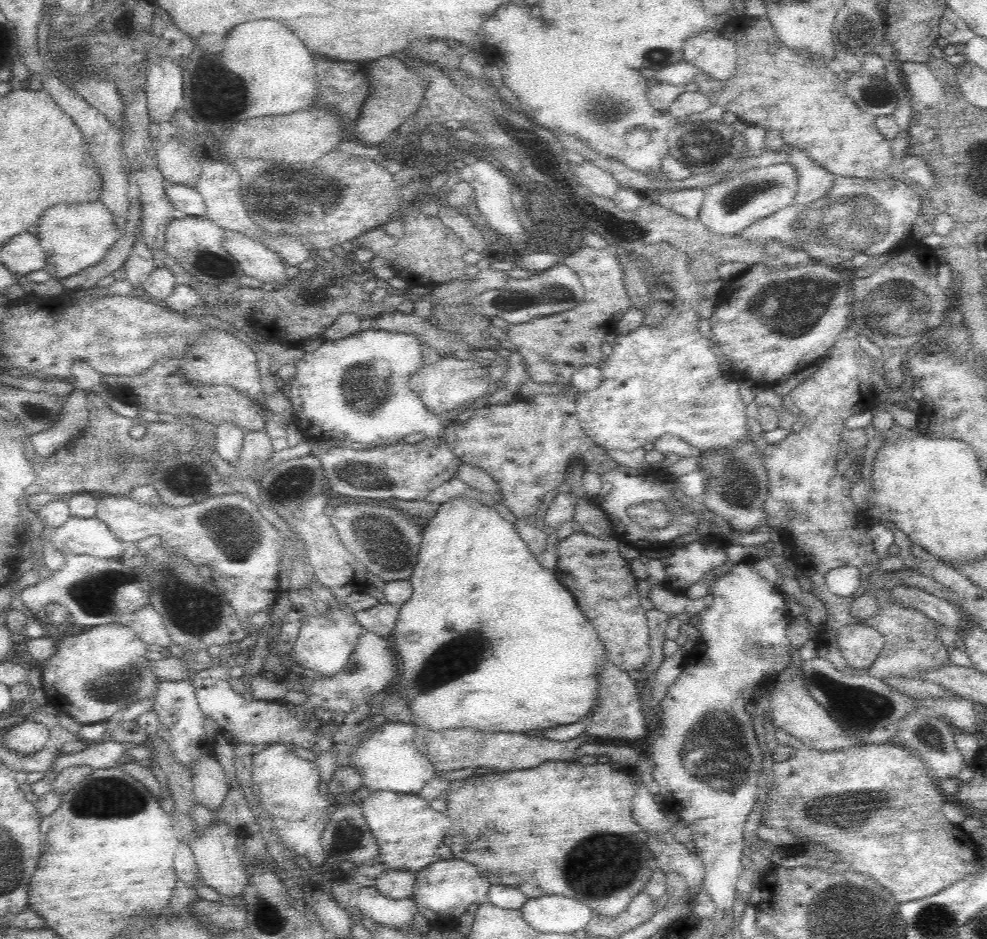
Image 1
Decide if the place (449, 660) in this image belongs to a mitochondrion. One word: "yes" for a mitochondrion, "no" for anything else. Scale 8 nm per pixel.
yes

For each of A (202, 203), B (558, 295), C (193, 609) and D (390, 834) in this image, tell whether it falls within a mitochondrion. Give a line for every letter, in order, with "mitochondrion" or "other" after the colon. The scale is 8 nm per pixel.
A: other
B: mitochondrion
C: mitochondrion
D: other

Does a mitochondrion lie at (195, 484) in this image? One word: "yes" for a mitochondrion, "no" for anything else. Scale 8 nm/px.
yes

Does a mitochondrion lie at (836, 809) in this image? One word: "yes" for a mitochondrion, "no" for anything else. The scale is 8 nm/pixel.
yes

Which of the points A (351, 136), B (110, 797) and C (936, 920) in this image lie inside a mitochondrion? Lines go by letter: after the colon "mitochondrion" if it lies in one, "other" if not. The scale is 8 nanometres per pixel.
A: other
B: mitochondrion
C: mitochondrion

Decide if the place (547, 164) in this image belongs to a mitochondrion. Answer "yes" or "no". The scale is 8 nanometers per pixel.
no

